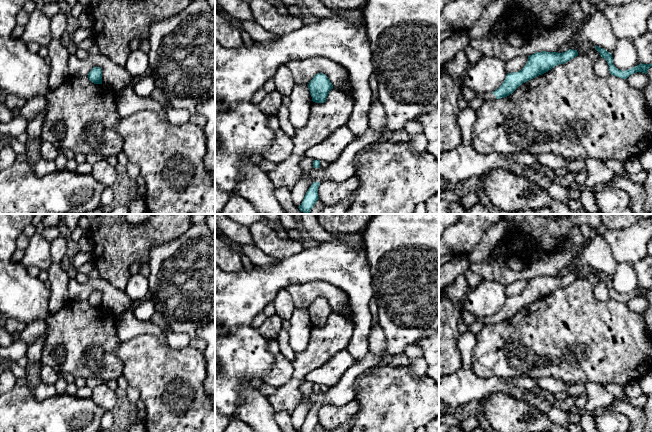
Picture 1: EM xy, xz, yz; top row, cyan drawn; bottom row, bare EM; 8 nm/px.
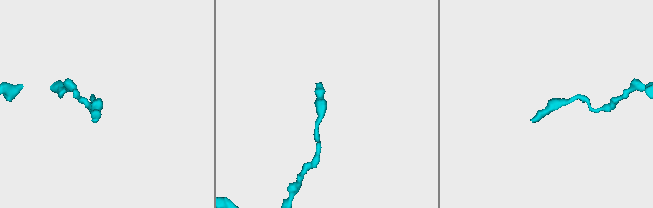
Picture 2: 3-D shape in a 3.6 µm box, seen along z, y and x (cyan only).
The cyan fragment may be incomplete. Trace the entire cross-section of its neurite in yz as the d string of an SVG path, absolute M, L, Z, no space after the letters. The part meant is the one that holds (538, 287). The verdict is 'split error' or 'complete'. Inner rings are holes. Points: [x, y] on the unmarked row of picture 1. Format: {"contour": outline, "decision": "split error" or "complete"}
{"contour": "M577 274L565 276L536 276L528 280L528 285L521 295L508 297L502 309L491 317L477 318L485 324L505 322L523 307L542 299L559 288L564 288L578 280Z", "decision": "split error"}

